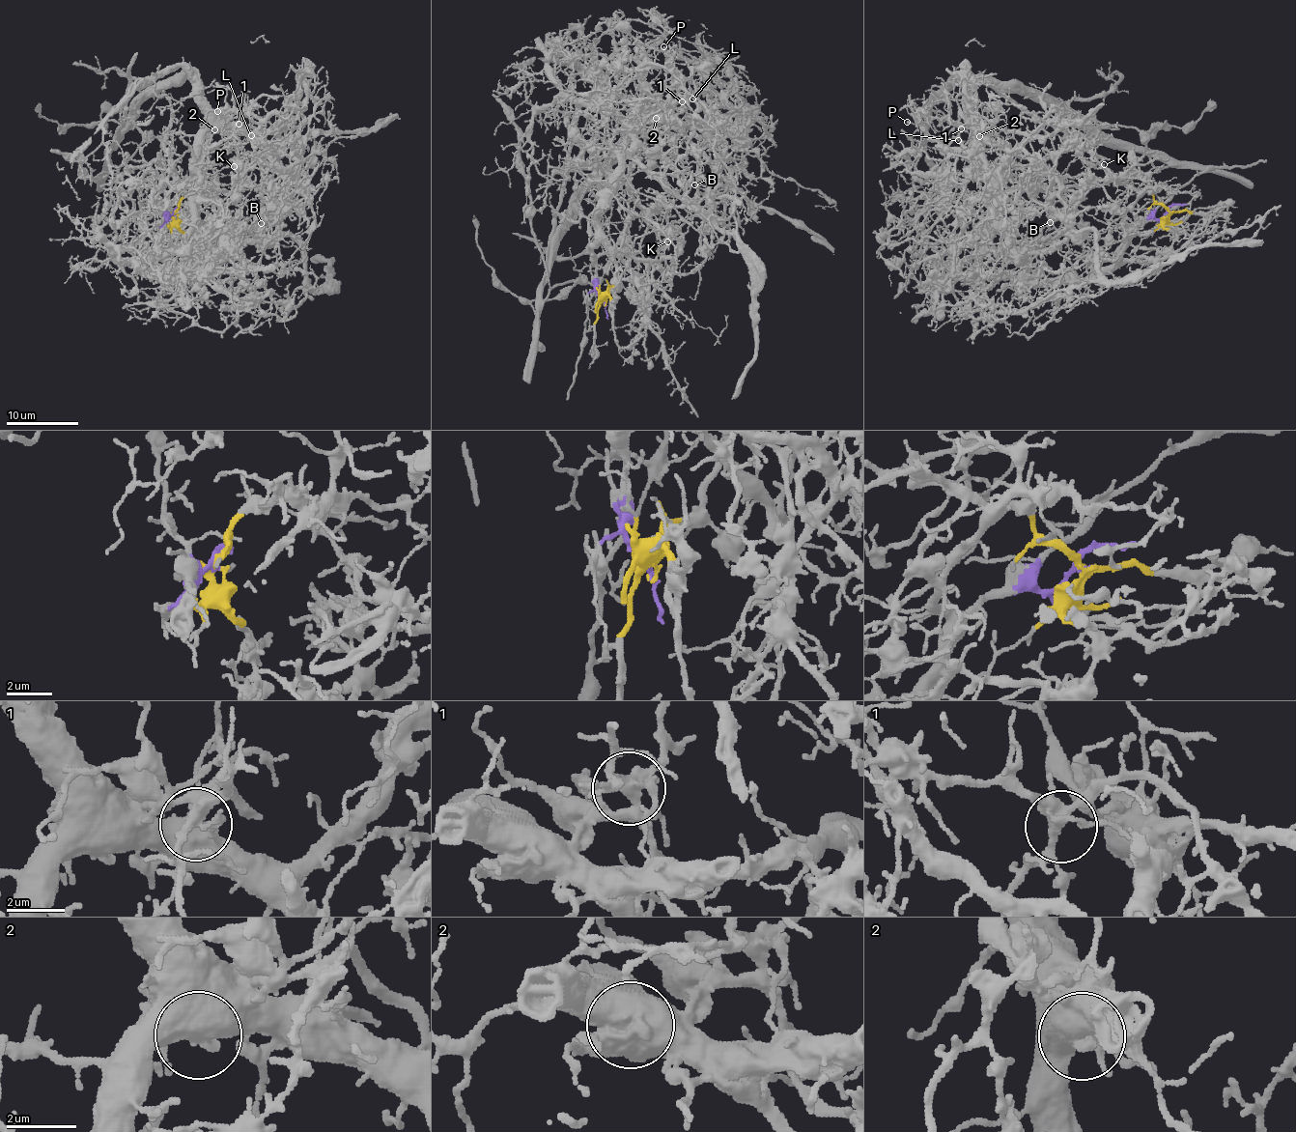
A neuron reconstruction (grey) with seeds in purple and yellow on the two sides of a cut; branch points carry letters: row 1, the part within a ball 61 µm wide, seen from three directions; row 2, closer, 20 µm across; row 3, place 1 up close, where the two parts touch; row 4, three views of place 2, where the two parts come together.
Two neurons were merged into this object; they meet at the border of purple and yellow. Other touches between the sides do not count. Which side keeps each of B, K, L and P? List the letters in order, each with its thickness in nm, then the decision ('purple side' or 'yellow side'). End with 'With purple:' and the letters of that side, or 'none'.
B: 120 nm thick; yellow side
K: 150 nm thick; yellow side
L: 140 nm thick; yellow side
P: 190 nm thick; purple side
With purple: P

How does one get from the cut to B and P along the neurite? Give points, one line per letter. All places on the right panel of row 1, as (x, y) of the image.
B: (1169, 211), (1146, 191), (1108, 182), (1085, 195), (1072, 216), (1071, 224), (1076, 236), (1054, 217), (1049, 221)
P: (1169, 212), (1142, 218), (1110, 267), (1034, 282), (975, 153), (983, 135), (974, 155), (943, 149), (906, 121)

